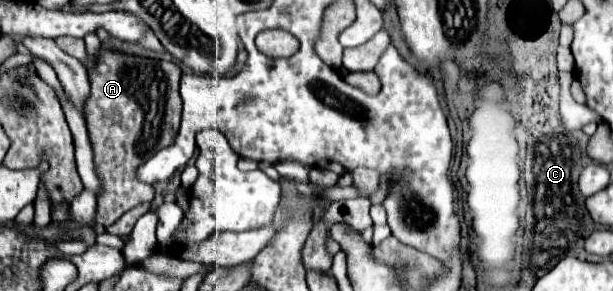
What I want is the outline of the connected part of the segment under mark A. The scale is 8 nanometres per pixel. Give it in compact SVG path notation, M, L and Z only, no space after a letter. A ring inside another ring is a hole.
M70 36L54 40L61 50L77 60L91 62L91 94L85 100L85 118L95 150L95 164L105 186L97 200L95 222L111 226L127 210L131 210L131 172L165 146L171 146L179 132L183 108L179 94L181 68L175 62L133 56L105 46L101 46L97 58L89 58L85 42L76 42Z

